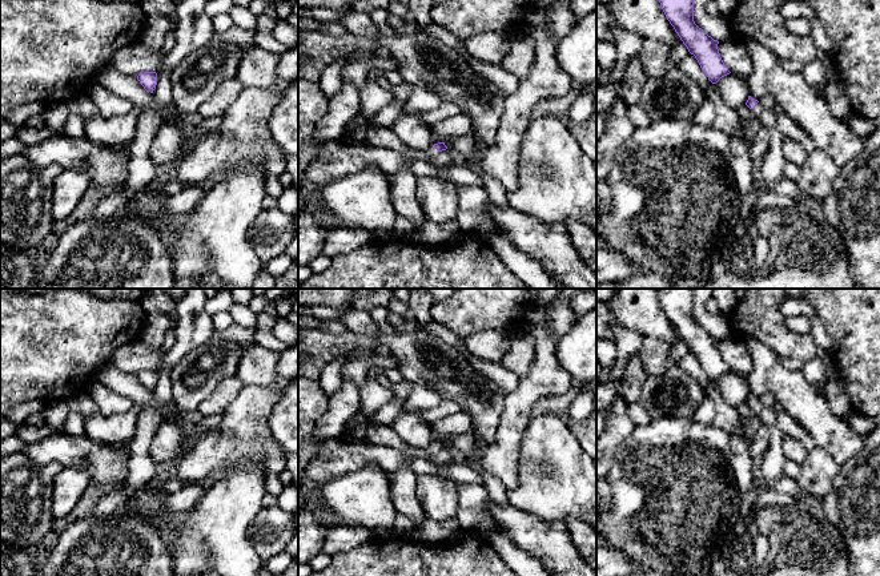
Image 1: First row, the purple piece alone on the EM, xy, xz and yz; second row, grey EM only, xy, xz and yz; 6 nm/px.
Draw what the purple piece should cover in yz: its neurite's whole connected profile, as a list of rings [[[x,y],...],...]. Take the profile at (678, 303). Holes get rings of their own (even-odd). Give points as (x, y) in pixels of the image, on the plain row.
[[[659,289],[658,297],[667,318],[688,350],[695,354],[708,378],[716,382],[730,372],[718,347],[719,339],[694,319],[694,289]]]

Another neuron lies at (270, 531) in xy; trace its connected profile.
[[[278,505],[262,507],[248,527],[248,541],[262,561],[285,551],[296,533],[294,513]]]

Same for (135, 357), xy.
[[[137,339],[112,353],[103,368],[114,367],[120,371],[137,375],[144,370],[158,370],[162,364],[164,354],[162,349],[150,349]]]

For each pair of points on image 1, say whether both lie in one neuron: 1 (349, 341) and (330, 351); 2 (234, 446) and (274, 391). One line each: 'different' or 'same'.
1: same
2: same

